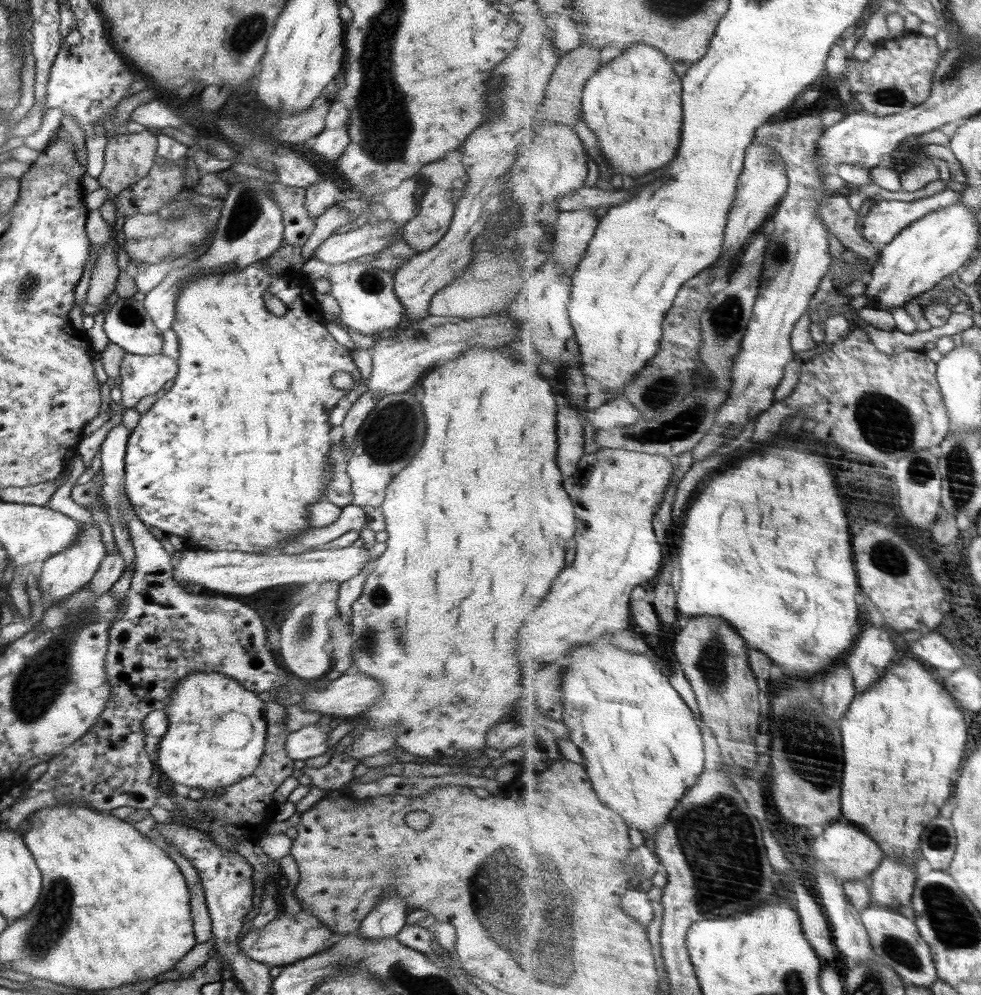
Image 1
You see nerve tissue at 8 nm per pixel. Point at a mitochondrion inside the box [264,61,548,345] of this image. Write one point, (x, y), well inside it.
(499, 84)

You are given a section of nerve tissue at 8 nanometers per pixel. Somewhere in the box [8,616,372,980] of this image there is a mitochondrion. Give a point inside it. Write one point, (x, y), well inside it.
(48, 928)

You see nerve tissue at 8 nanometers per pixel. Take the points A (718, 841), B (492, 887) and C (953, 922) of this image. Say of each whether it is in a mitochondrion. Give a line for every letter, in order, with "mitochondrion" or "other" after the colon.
A: mitochondrion
B: mitochondrion
C: mitochondrion

